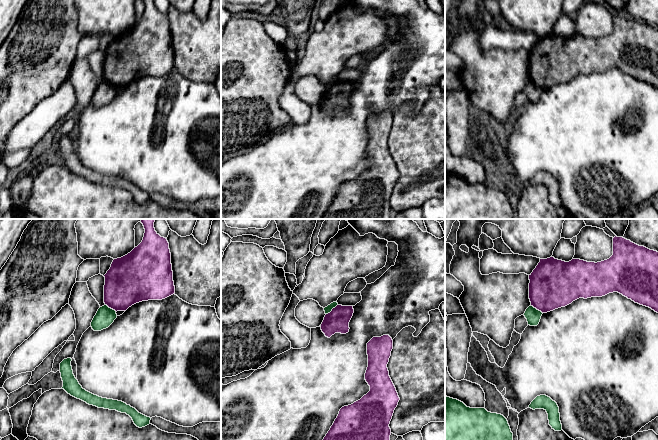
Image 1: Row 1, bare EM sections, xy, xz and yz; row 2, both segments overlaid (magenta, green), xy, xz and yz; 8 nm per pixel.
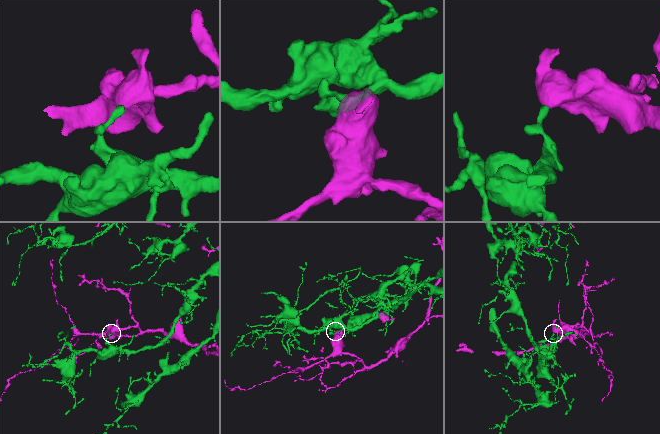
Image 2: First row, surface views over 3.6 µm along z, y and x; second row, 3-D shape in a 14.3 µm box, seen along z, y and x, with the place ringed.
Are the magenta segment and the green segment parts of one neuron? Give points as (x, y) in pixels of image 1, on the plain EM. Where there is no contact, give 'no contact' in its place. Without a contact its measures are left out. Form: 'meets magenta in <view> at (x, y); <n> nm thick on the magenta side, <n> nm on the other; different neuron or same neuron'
meets magenta in xz at (332, 86); 190 nm thick on the magenta side, 60 nm on the other; different neuron

